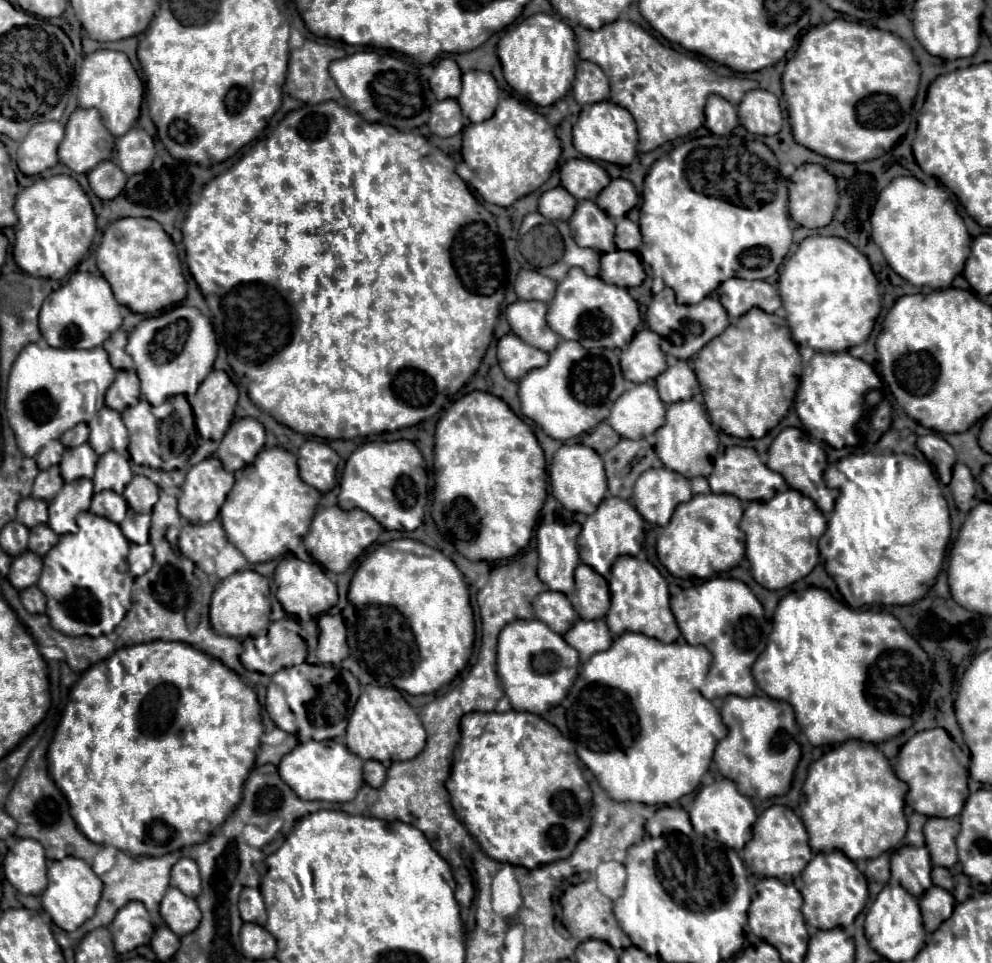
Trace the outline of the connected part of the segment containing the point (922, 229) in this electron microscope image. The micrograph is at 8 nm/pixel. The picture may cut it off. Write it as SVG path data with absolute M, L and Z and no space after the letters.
M913 176L895 178L879 194L871 214L871 226L871 236L889 266L913 286L949 288L953 278L963 272L971 236L945 188L929 188Z

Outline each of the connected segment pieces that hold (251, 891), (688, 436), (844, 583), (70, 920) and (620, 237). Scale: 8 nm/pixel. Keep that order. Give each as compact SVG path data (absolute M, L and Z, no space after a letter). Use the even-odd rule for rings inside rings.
M243 888L239 898L239 913L243 922L265 924L265 904L258 888Z
M693 400L685 402L675 402L673 406L667 408L665 424L655 432L655 452L665 464L665 468L679 472L685 478L697 478L697 476L709 476L713 470L713 456L717 452L719 438L717 432L713 430L707 412L703 404L697 404Z
M849 454L847 460L837 460L825 474L825 484L839 490L835 508L827 522L825 534L819 538L819 552L825 560L825 570L837 582L839 592L851 608L871 604L905 606L927 594L943 566L945 550L951 538L951 518L947 502L941 494L937 478L927 462L919 462L909 454ZM849 470L865 470L865 490L847 476Z
M65 856L63 860L49 862L47 878L49 878L49 886L41 894L41 904L43 904L45 912L65 932L77 930L85 920L89 920L95 914L95 908L97 908L97 902L99 902L101 890L103 890L99 876L95 876L91 866L87 862L83 862L81 858Z
M619 218L617 220L617 230L615 230L615 244L619 250L631 250L635 252L641 246L641 232L635 222L629 218Z

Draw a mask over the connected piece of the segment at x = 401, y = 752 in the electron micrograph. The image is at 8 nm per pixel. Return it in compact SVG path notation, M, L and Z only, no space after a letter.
M363 686L361 696L349 718L345 744L363 760L379 760L381 764L411 760L425 748L425 728L407 700L397 688L387 686Z

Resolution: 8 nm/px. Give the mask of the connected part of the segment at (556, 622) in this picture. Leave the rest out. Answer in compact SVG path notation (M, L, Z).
M541 592L533 600L533 610L535 616L557 634L565 634L565 630L569 630L569 626L573 626L573 622L577 620L571 602L561 592Z

